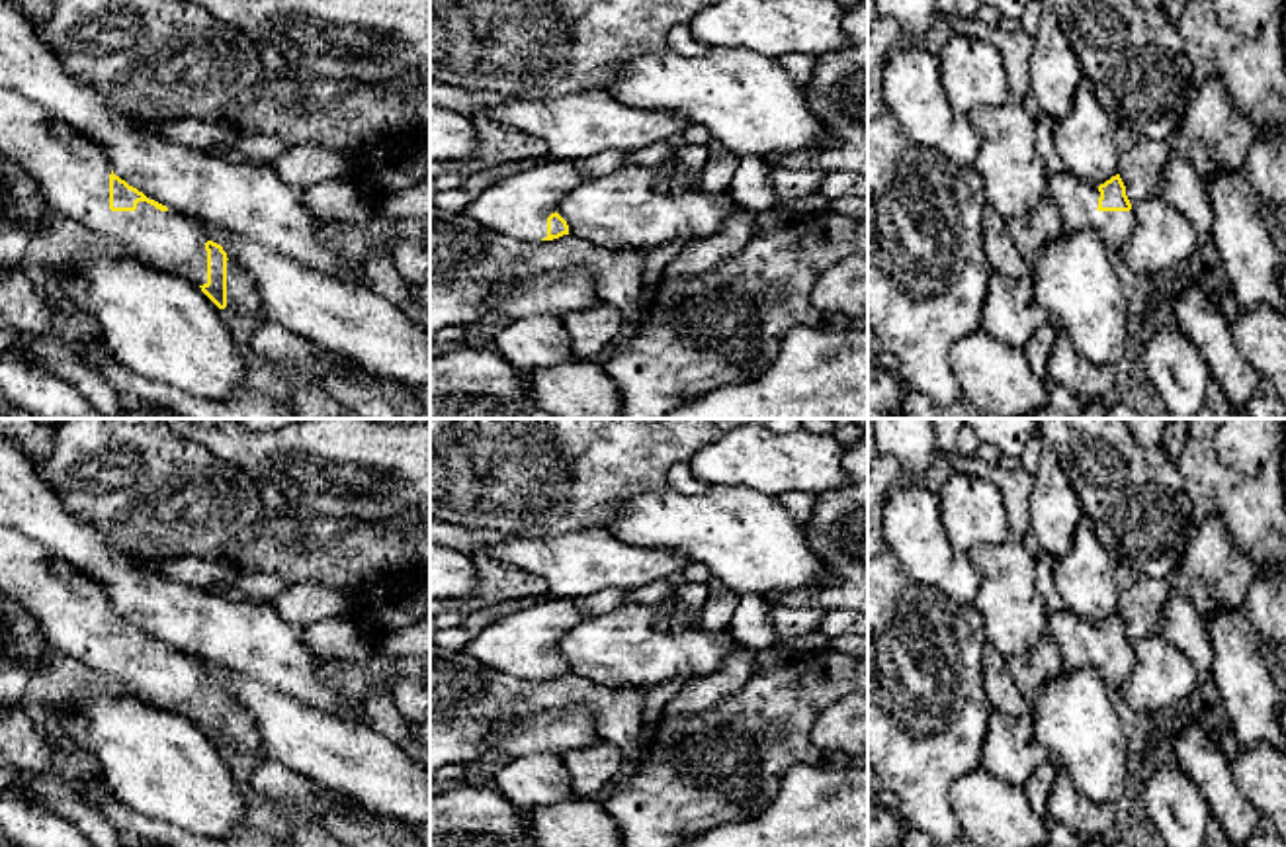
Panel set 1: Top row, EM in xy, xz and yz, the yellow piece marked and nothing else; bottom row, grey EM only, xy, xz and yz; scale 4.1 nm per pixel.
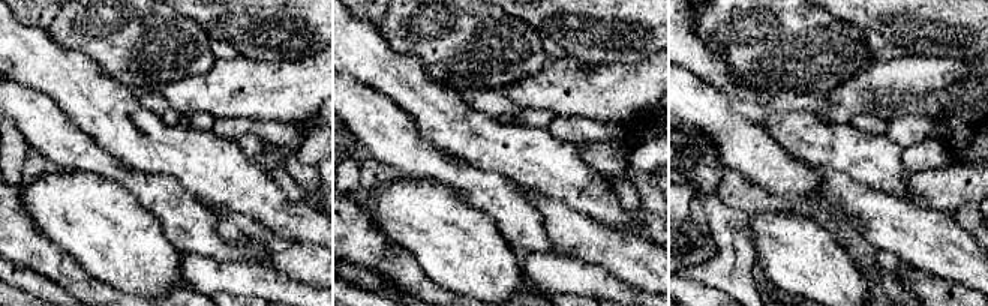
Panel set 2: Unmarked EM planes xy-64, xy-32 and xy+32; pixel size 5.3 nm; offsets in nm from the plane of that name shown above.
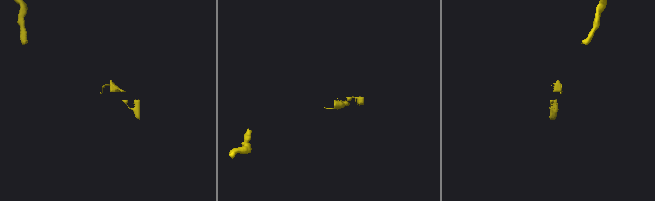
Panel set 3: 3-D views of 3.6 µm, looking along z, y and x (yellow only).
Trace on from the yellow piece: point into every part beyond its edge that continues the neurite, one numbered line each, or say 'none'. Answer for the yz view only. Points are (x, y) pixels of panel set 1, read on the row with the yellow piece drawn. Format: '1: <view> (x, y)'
1: yz (1077, 202)

